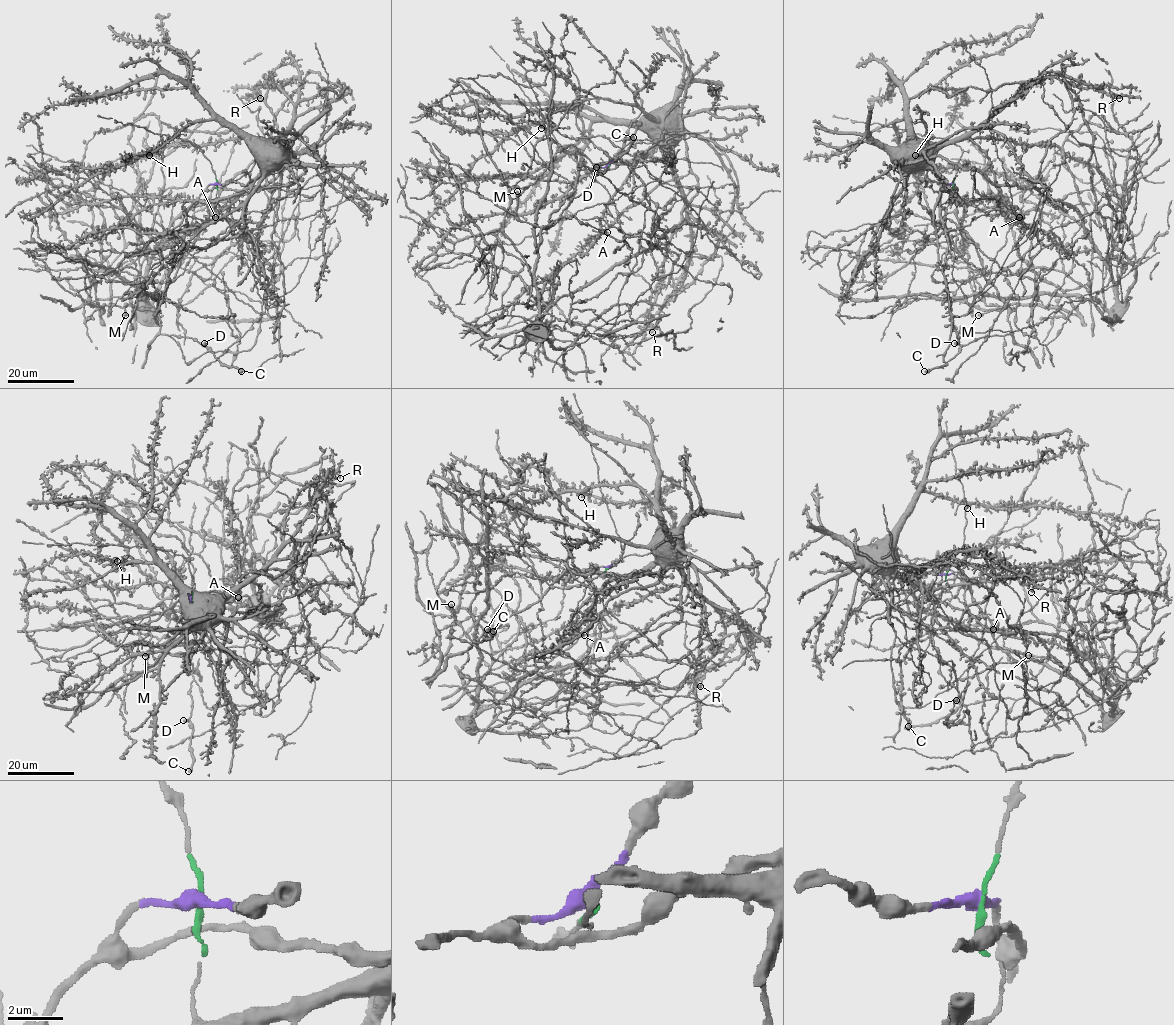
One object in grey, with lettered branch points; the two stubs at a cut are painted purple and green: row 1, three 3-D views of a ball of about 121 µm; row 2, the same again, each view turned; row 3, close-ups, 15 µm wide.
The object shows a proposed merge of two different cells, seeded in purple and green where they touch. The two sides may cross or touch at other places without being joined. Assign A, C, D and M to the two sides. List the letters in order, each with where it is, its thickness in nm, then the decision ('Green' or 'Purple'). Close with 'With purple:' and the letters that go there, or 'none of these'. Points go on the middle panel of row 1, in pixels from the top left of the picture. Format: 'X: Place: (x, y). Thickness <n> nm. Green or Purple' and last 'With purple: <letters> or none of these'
A: Place: (607, 232). Thickness 280 nm. Green
C: Place: (633, 137). Thickness 500 nm. Purple
D: Place: (596, 167). Thickness 550 nm. Purple
M: Place: (517, 191). Thickness 550 nm. Purple
With purple: C, D, M

